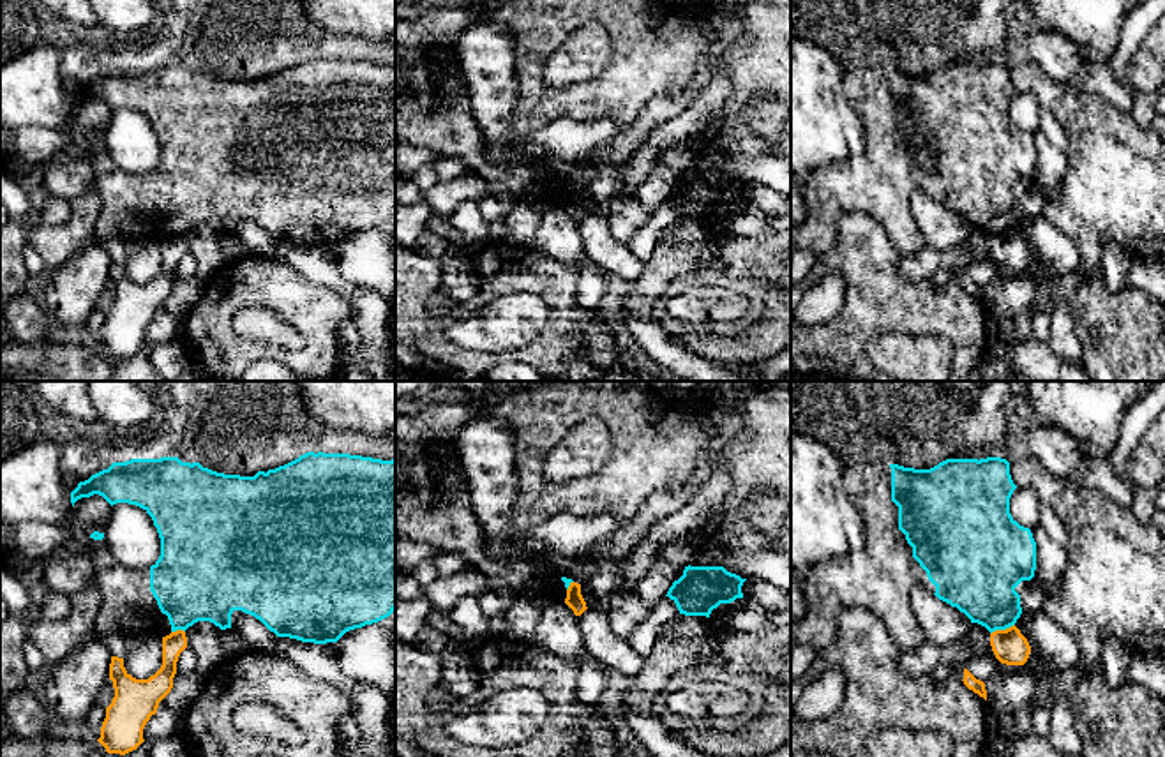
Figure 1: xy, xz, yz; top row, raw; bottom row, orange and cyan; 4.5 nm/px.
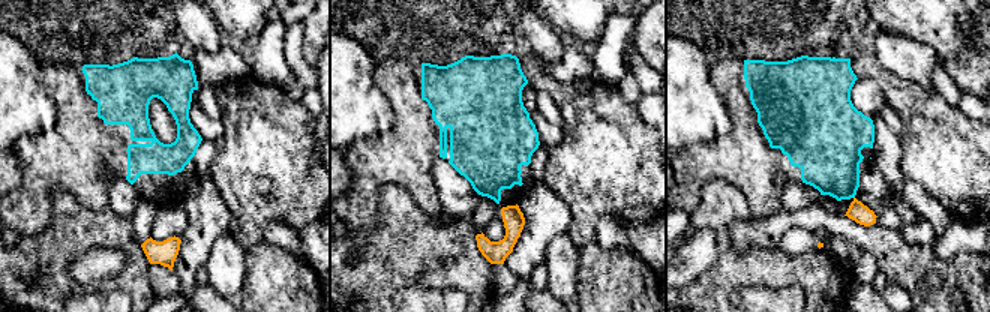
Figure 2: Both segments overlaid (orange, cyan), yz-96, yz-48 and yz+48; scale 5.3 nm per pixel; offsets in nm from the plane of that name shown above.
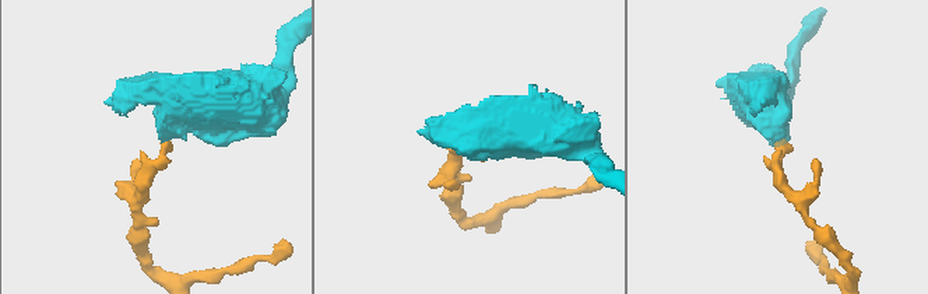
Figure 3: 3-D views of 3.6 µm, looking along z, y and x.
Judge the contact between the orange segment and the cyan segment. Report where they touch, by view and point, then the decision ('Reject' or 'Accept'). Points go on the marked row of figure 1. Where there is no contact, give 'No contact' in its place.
Touches orange at yz (1001, 630). Reject

